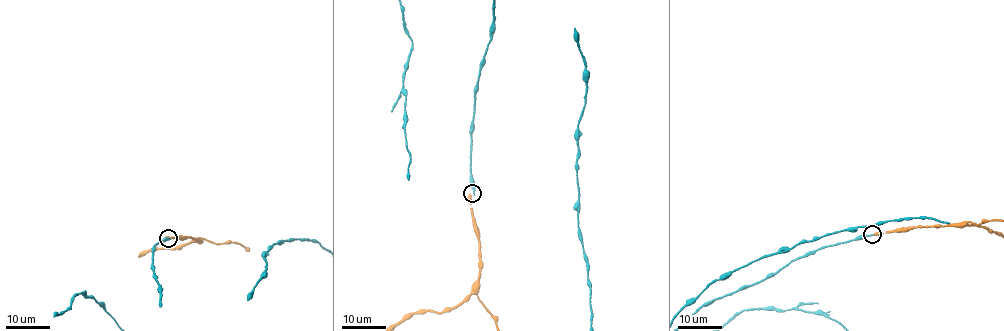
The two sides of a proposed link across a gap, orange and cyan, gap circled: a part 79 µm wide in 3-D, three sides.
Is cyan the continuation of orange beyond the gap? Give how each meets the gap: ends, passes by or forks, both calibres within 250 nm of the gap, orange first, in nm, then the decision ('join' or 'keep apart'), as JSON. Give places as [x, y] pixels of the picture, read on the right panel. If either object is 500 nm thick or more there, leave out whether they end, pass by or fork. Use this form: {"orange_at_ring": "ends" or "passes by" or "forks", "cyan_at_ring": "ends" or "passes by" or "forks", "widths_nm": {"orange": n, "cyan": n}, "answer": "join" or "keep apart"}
{"orange_at_ring": "ends", "cyan_at_ring": "ends", "widths_nm": {"orange": 360, "cyan": 200}, "answer": "keep apart"}

